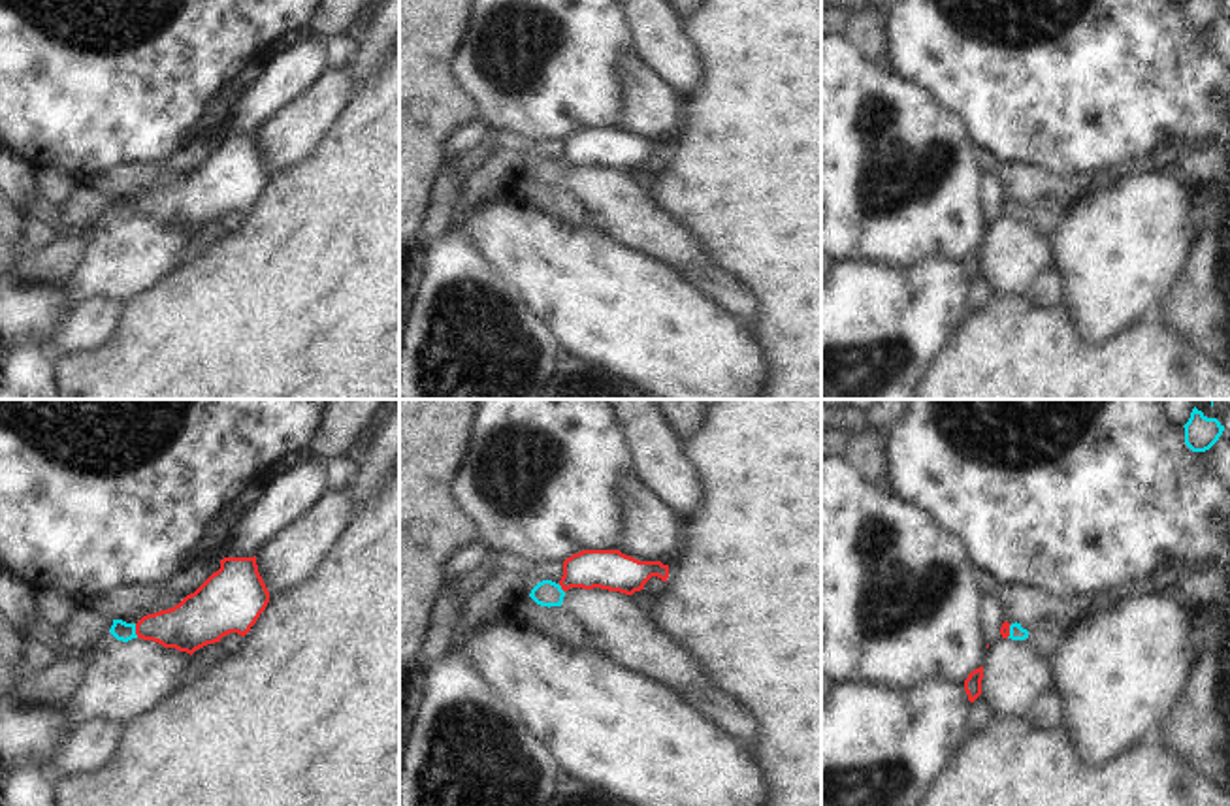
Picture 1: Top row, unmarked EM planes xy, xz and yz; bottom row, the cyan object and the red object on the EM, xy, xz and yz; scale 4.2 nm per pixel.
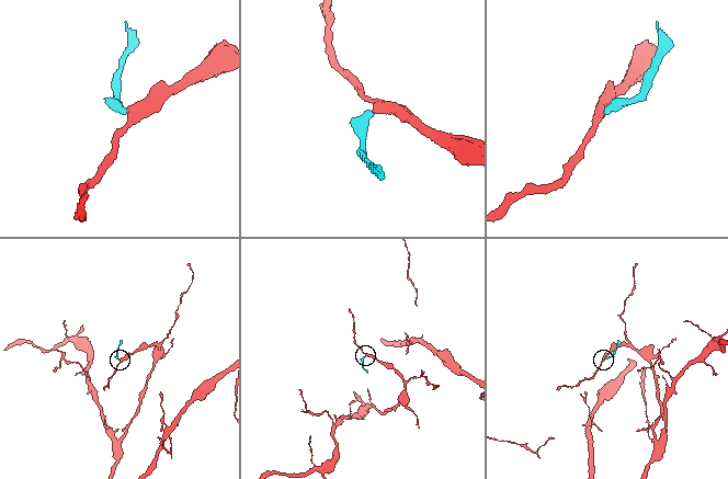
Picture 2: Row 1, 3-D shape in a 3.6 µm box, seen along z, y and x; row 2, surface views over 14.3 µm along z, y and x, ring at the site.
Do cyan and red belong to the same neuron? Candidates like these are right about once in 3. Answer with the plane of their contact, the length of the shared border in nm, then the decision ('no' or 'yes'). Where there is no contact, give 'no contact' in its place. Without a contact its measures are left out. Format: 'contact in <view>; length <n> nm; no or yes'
contact in xy; length 70 nm; yes

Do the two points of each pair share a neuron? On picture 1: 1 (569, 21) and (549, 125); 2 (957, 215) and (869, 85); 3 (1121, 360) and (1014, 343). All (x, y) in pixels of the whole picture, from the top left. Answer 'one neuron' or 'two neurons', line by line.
1: one neuron
2: one neuron
3: one neuron

